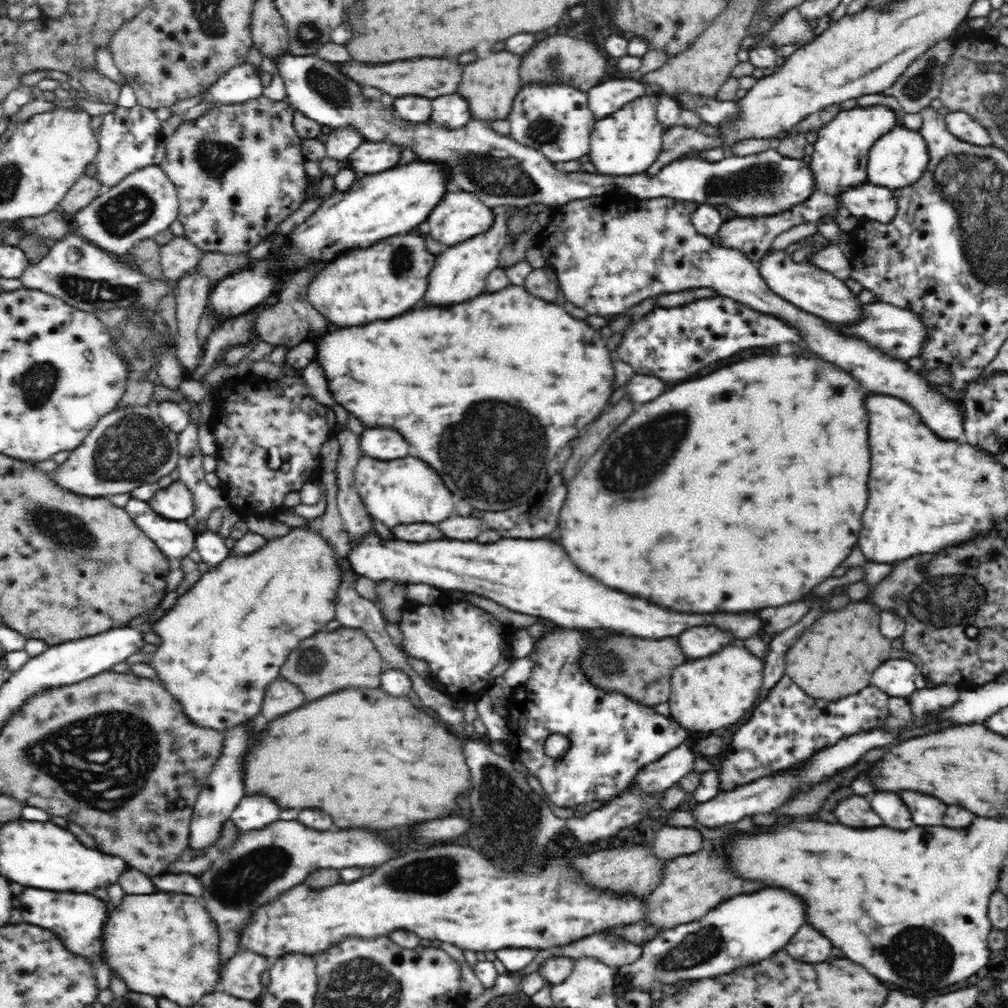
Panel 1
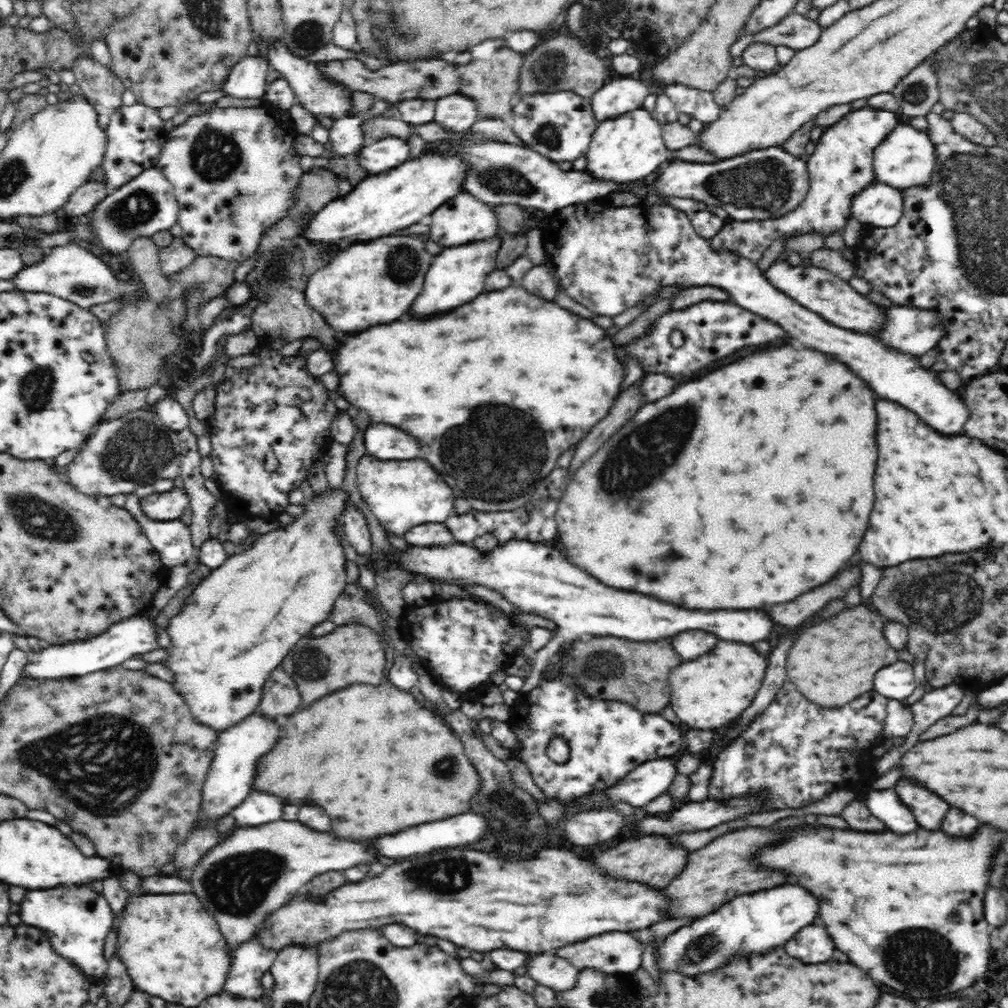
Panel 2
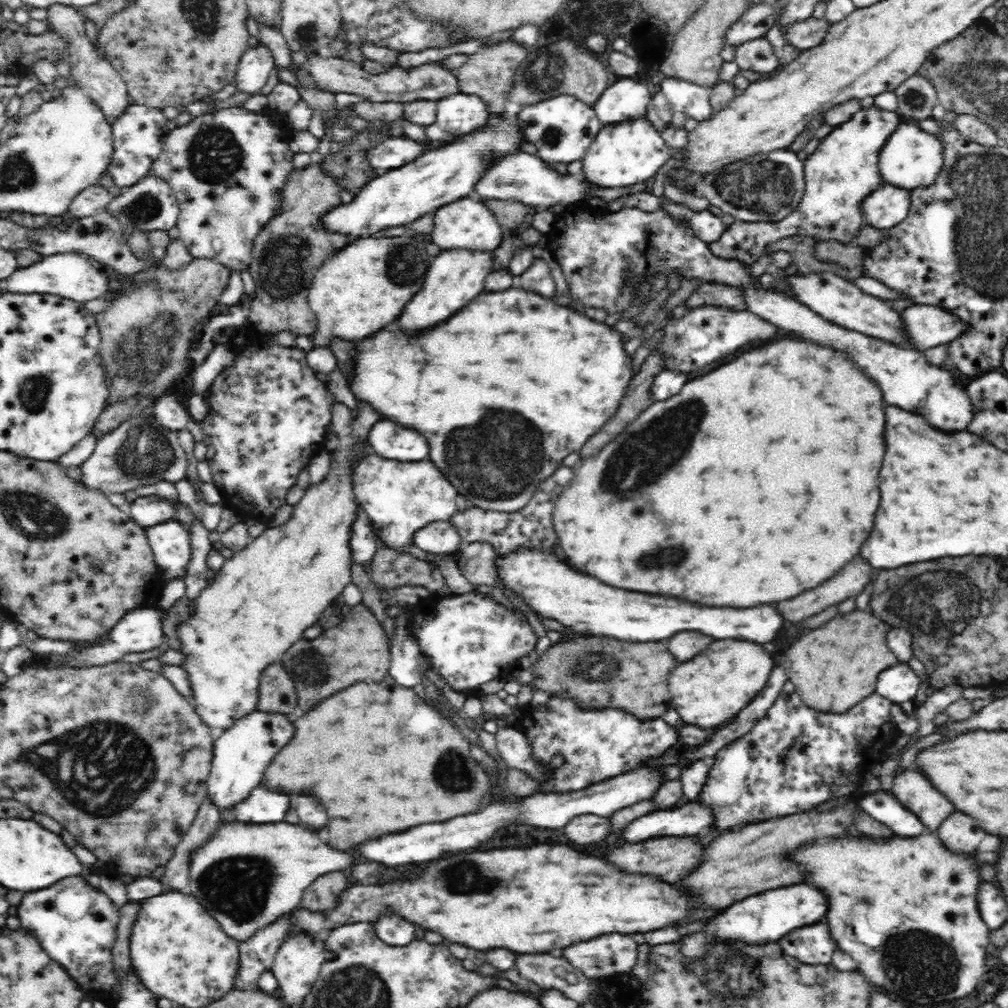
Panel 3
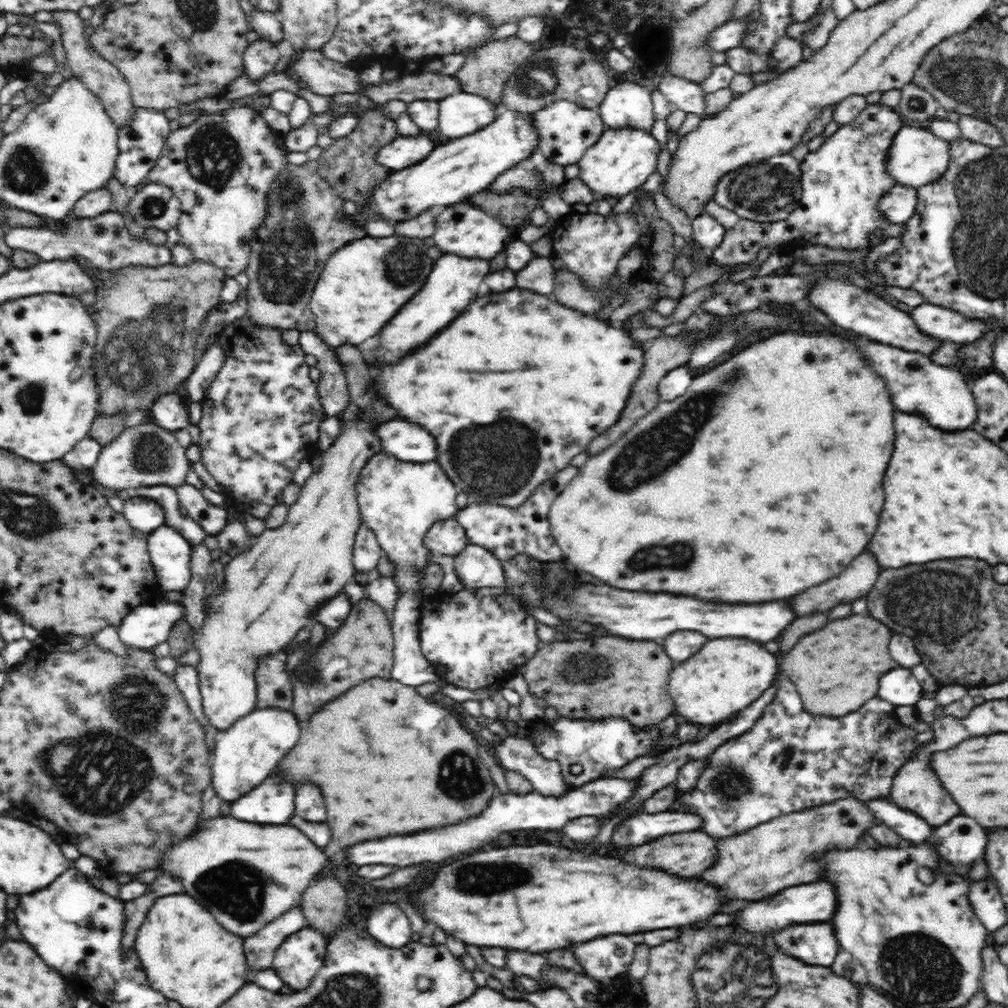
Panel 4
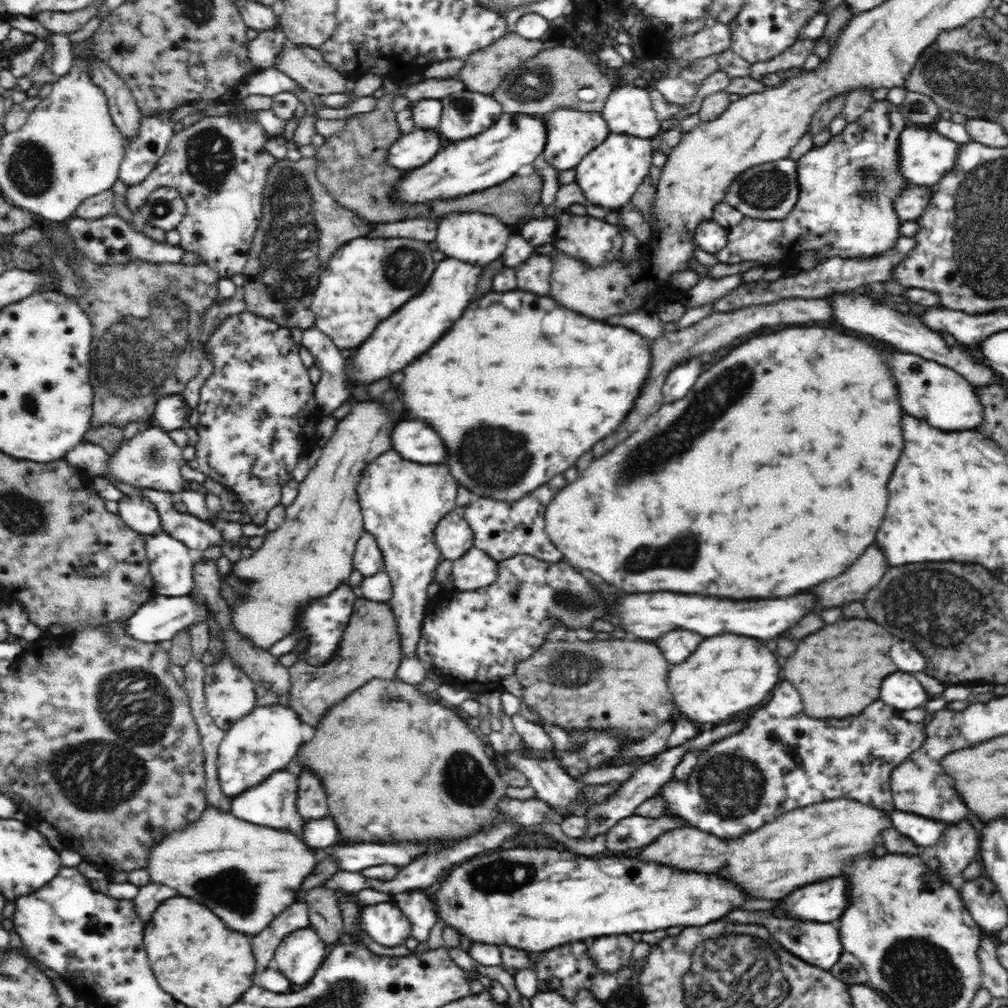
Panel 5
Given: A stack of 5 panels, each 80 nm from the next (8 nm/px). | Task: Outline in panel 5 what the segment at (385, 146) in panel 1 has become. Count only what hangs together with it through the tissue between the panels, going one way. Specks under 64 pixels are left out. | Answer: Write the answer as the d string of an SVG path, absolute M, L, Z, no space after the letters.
M418 129L403 134L390 148L388 163L400 170L412 170L424 166L436 158L440 152L440 146L444 146L444 140L436 130Z

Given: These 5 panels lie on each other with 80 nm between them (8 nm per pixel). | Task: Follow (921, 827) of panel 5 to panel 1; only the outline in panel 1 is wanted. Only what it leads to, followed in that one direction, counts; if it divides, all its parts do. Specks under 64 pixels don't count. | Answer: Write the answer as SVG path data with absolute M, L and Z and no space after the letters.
M880 794L880 798L872 798L870 804L882 822L890 828L908 830L908 826L914 826L912 818L908 818L908 808L896 794Z

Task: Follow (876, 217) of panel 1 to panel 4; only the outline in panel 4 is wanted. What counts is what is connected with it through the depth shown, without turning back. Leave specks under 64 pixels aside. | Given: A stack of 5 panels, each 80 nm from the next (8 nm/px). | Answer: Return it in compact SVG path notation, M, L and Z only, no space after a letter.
M896 185L879 204L881 214L892 223L904 224L914 213L918 202L917 189Z

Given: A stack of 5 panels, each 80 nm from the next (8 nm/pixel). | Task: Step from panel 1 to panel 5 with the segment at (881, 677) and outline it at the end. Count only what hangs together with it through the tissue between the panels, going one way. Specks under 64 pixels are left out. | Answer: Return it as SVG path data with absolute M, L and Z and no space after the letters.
M894 672L888 678L884 678L880 686L880 696L886 704L898 708L898 712L918 708L930 700L930 695L926 694L920 682L904 672Z

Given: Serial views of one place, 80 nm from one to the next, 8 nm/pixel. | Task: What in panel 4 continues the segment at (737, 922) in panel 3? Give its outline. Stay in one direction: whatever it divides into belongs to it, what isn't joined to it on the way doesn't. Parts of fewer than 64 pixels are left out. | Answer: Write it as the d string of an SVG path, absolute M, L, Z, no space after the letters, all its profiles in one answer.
M828 882L802 884L802 886L792 886L788 890L782 890L772 898L750 902L748 908L738 912L740 922L734 928L741 928L752 934L758 934L758 932L772 934L774 930L780 930L796 922L828 922L828 918L832 916L832 910L836 910L836 898L832 898L832 886L828 886Z

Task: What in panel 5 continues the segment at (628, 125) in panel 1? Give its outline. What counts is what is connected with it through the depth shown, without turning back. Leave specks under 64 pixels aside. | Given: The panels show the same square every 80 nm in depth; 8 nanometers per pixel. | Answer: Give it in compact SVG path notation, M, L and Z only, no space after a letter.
M610 133L605 142L588 152L575 168L575 184L582 190L587 204L608 208L610 211L616 208L629 209L638 186L650 172L652 158L650 140Z

